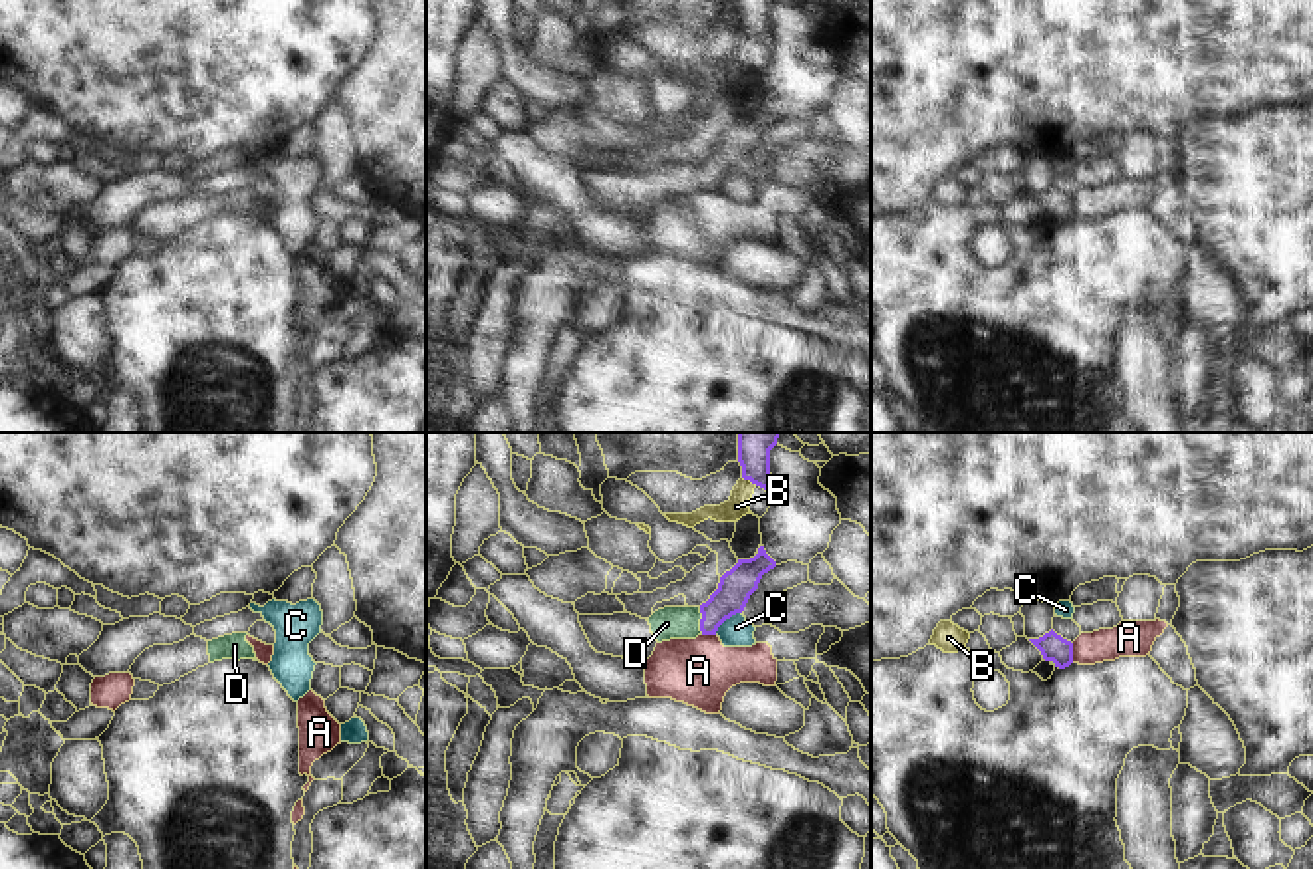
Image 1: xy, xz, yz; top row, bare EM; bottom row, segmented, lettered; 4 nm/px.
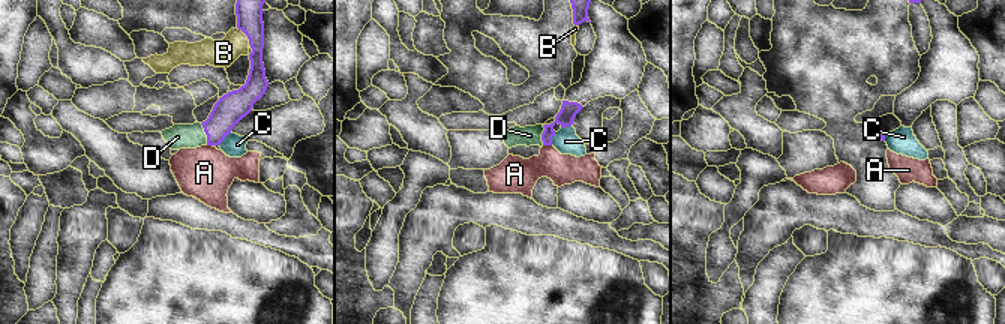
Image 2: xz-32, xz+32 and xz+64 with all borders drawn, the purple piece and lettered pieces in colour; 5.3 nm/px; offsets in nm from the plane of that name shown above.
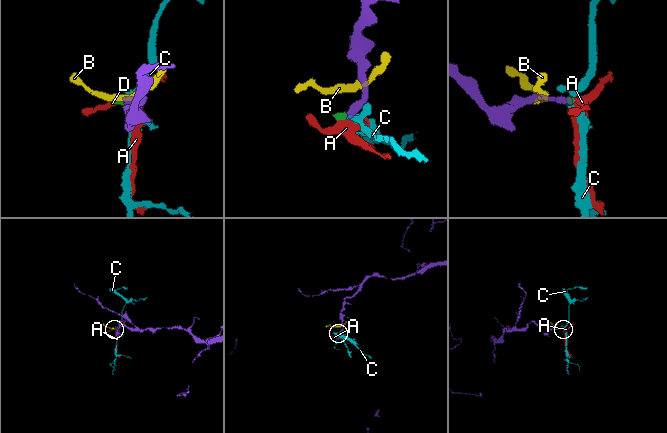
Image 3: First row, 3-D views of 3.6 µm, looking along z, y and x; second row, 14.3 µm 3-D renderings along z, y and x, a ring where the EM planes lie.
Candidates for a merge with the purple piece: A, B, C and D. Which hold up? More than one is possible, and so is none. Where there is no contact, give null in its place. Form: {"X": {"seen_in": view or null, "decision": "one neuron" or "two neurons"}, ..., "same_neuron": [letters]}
{"A": {"seen_in": "yz", "decision": "two neurons"}, "B": {"seen_in": "xz", "decision": "two neurons"}, "C": {"seen_in": "xz", "decision": "two neurons"}, "D": {"seen_in": "xz", "decision": "one neuron"}, "same_neuron": ["D"]}

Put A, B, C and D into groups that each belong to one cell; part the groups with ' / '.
A / B / C / D

